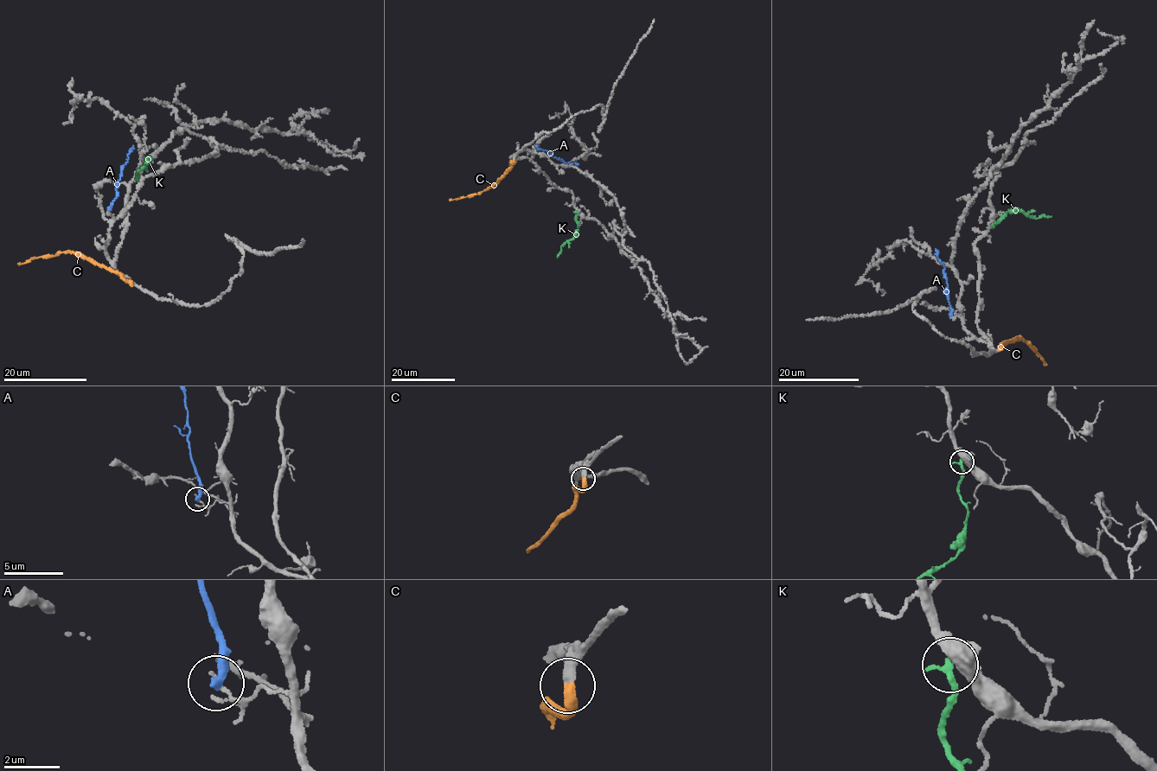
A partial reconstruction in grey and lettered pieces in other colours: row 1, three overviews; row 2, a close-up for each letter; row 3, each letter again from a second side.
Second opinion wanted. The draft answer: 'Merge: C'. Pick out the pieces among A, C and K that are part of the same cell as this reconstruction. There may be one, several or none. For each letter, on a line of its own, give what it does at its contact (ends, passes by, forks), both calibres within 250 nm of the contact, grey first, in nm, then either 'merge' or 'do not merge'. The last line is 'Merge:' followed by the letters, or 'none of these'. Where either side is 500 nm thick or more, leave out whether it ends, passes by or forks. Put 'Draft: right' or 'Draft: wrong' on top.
Draft: right
A: it ends there; 100 nm thick on the grey side, 380 nm on the other; do not merge
C: it ends there; 280 nm thick on the grey side, 400 nm on the other; merge
K: 600 nm thick on the grey side, 280 nm on the other; do not merge
Merge: C

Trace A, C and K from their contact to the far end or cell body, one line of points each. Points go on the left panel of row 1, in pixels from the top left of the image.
A: (109, 209), (117, 195), (122, 167), (133, 145)
C: (131, 284), (117, 272), (70, 252), (17, 264)
K: (148, 162), (137, 174), (137, 181)

